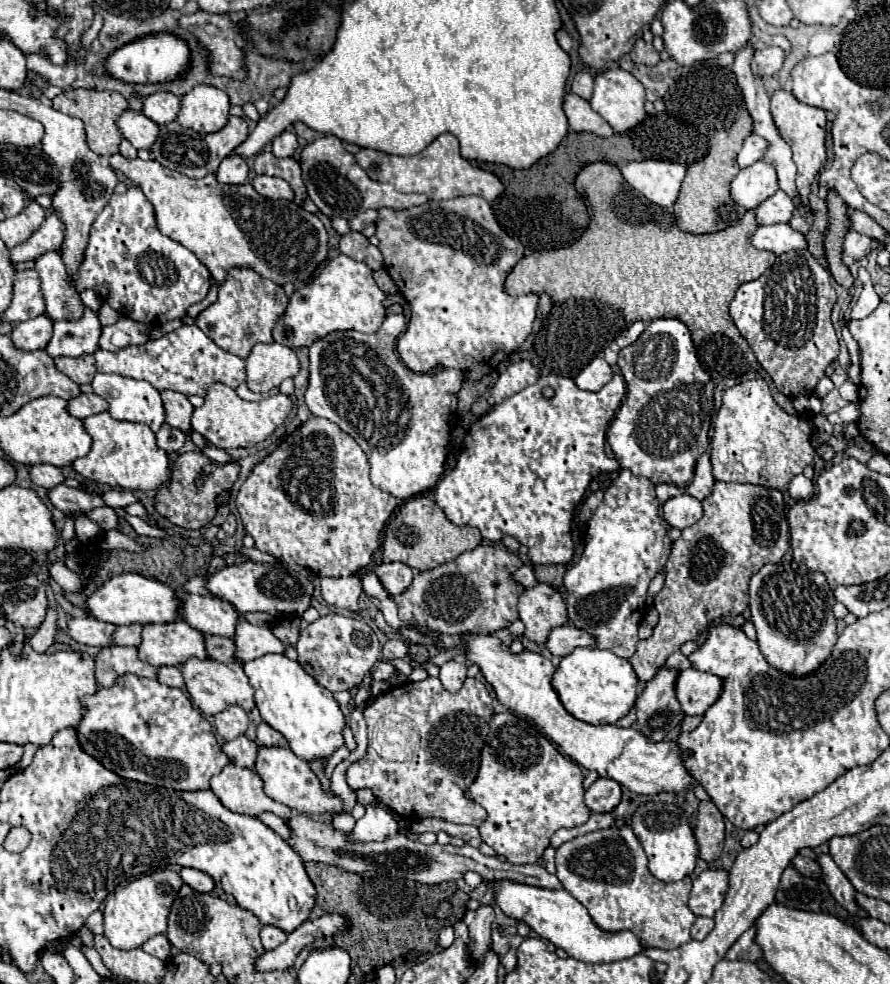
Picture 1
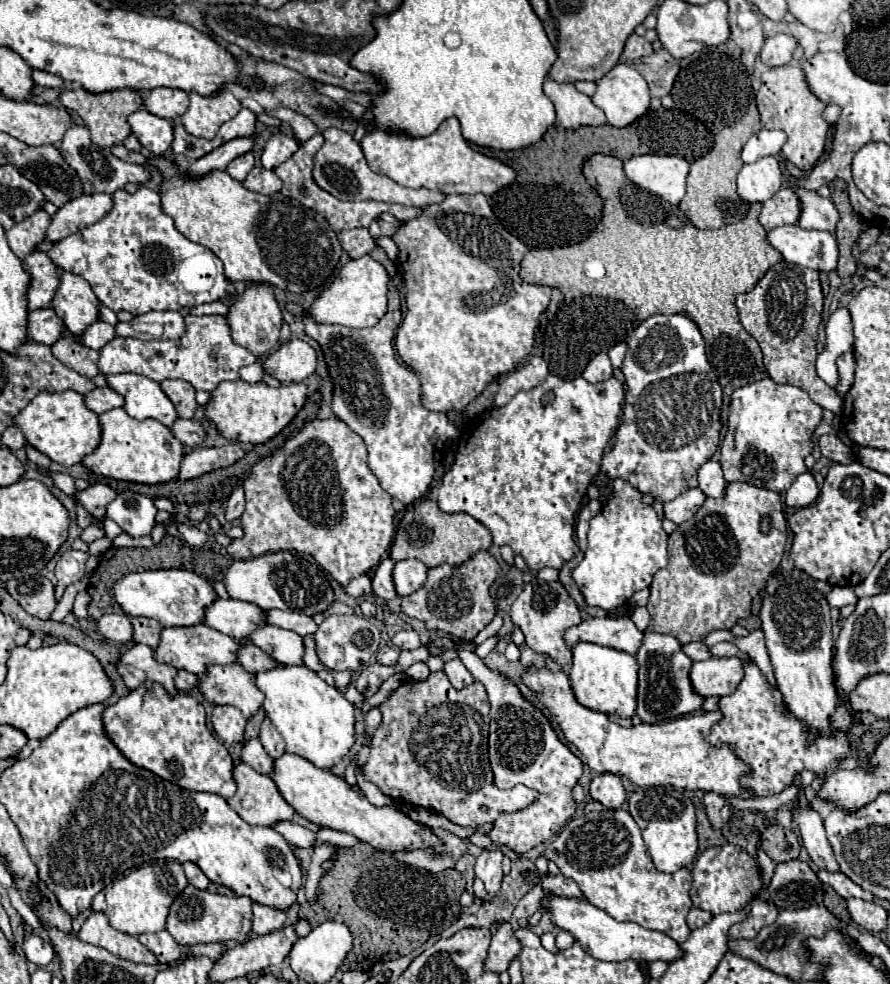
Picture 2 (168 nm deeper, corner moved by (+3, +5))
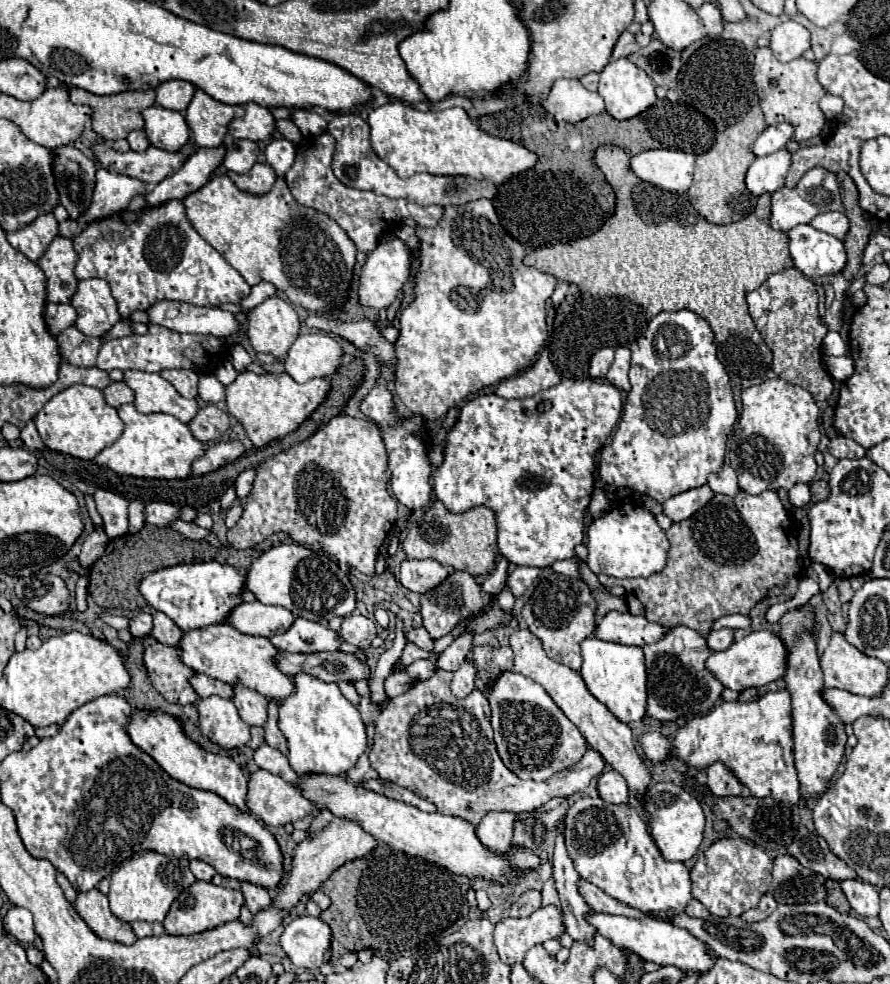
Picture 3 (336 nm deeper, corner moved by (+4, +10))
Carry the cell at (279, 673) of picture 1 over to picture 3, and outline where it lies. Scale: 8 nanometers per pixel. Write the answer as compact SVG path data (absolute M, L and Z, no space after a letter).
M292 675L294 695L278 703L278 727L288 741L288 761L298 773L346 773L366 751L366 727L356 707L340 693L336 683L322 683L312 675Z

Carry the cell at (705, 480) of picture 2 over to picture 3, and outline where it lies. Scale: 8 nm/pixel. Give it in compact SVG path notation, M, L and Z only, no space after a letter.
M724 463L718 473L708 475L708 485L714 493L722 493L722 495L736 495L740 491L736 481L736 471L728 463Z

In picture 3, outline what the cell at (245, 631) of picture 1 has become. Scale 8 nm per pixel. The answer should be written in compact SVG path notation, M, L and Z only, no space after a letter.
M298 617L288 631L284 633L276 633L272 637L268 637L270 643L274 643L274 647L278 647L280 651L288 651L288 653L318 653L318 651L336 651L342 641L338 639L338 635L314 621L306 621L302 617Z

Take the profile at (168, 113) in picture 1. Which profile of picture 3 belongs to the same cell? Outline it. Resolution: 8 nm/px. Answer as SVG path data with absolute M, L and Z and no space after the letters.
M164 81L156 89L156 103L164 109L184 111L192 101L194 85L188 81Z

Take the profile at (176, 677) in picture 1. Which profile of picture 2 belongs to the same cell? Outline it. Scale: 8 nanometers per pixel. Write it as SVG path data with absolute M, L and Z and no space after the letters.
M179 670L175 676L175 686L179 692L189 692L193 688L199 688L199 676L185 672L185 670Z

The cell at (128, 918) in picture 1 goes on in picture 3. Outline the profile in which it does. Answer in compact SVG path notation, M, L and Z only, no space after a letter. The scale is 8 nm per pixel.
M144 853L140 857L132 857L128 859L110 879L110 891L108 891L108 899L110 899L110 909L112 913L126 921L126 923L134 923L134 921L164 921L172 901L178 897L178 893L186 887L190 887L194 883L194 875L188 869L188 861L186 859L178 859L178 857L168 857L162 853Z

